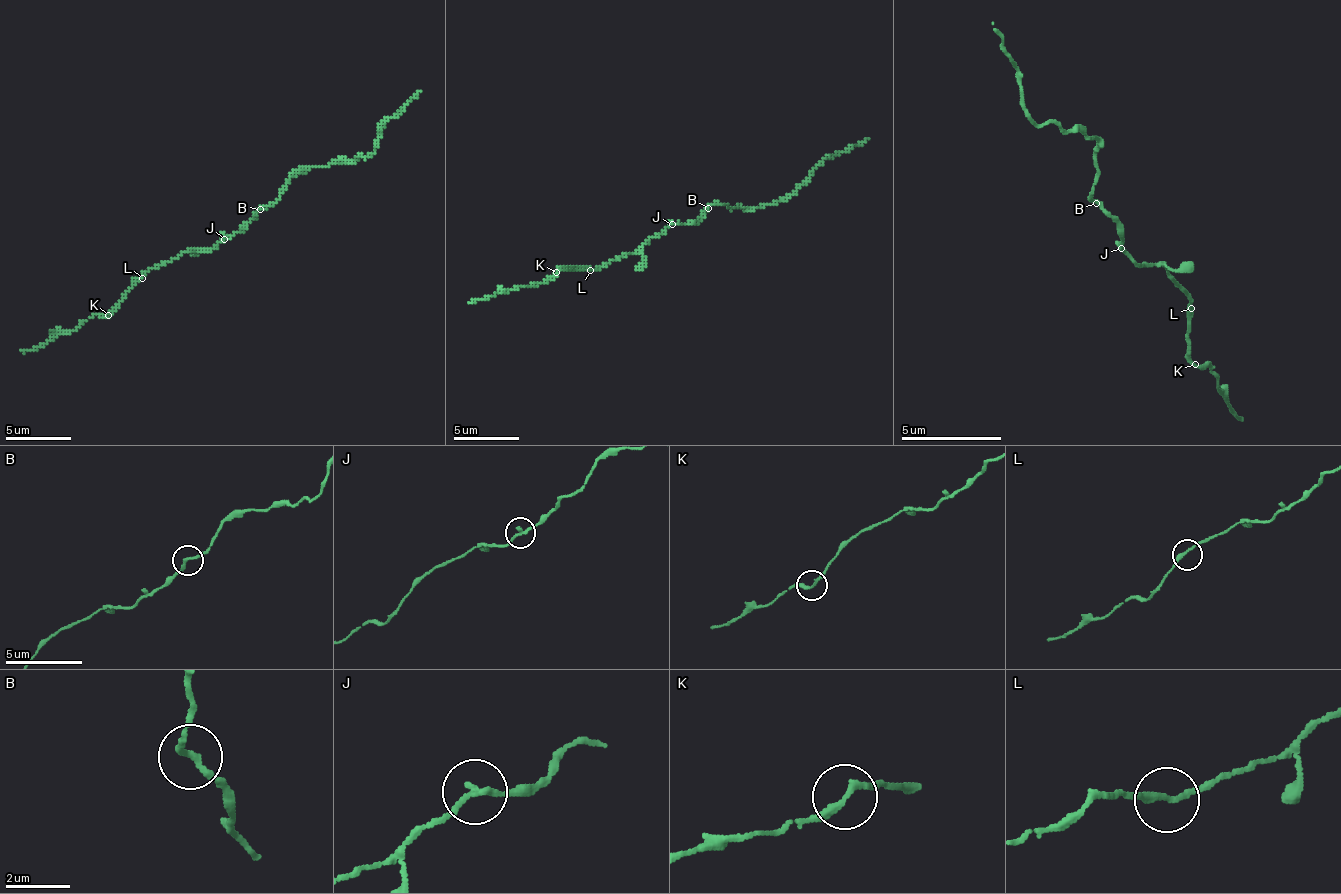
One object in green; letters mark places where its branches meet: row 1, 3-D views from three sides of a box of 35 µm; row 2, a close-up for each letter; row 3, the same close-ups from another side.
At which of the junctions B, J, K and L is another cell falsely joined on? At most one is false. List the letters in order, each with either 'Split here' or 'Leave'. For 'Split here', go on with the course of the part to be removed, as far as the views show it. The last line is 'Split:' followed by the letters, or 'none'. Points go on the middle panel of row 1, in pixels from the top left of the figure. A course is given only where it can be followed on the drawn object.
B: Leave
J: Leave
K: Leave
L: Leave
Split: none

